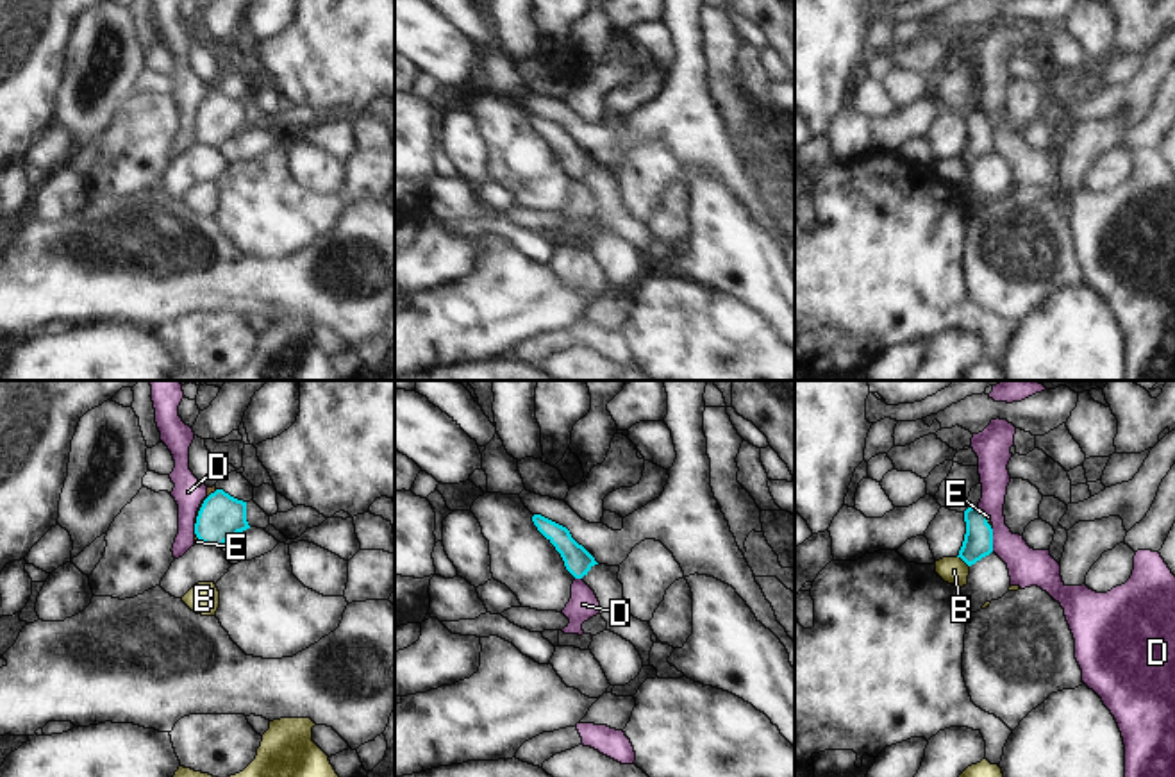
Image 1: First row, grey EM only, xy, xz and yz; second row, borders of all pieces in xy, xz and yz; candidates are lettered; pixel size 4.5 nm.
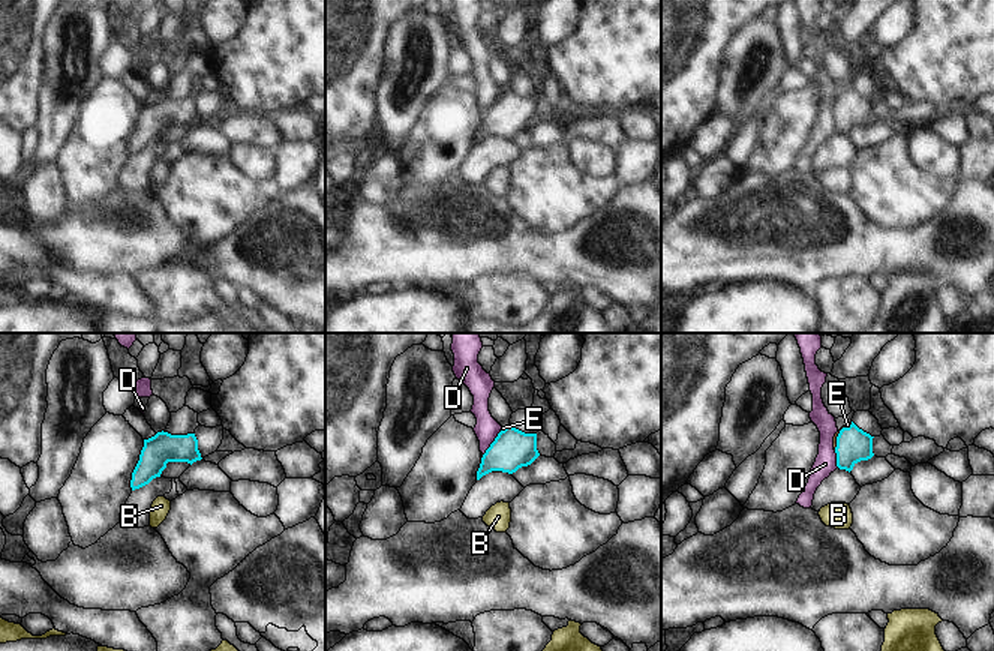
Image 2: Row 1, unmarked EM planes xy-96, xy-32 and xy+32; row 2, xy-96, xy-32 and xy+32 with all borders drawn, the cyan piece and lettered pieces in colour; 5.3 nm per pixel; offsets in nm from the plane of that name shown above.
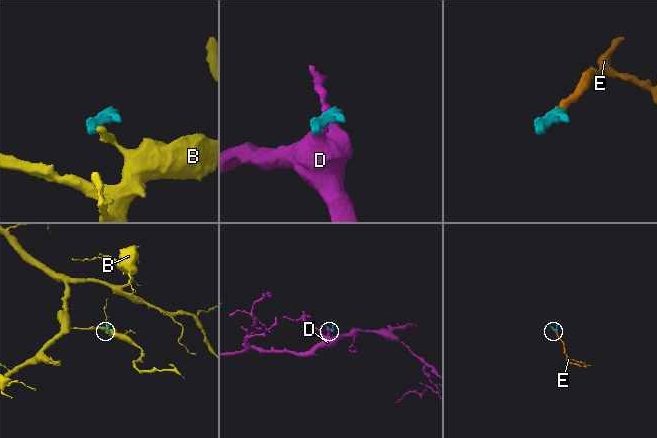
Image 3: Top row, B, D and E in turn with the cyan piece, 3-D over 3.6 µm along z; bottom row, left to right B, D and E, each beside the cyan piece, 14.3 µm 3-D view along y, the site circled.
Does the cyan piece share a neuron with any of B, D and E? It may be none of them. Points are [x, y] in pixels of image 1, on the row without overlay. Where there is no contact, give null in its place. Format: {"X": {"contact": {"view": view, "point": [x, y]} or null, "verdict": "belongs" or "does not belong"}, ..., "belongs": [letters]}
{"B": {"contact": {"view": "yz", "point": [963, 159]}, "verdict": "does not belong"}, "D": {"contact": {"view": "yz", "point": [991, 140]}, "verdict": "does not belong"}, "E": {"contact": {"view": "xy", "point": [202, 106]}, "verdict": "belongs"}, "belongs": ["E"]}

